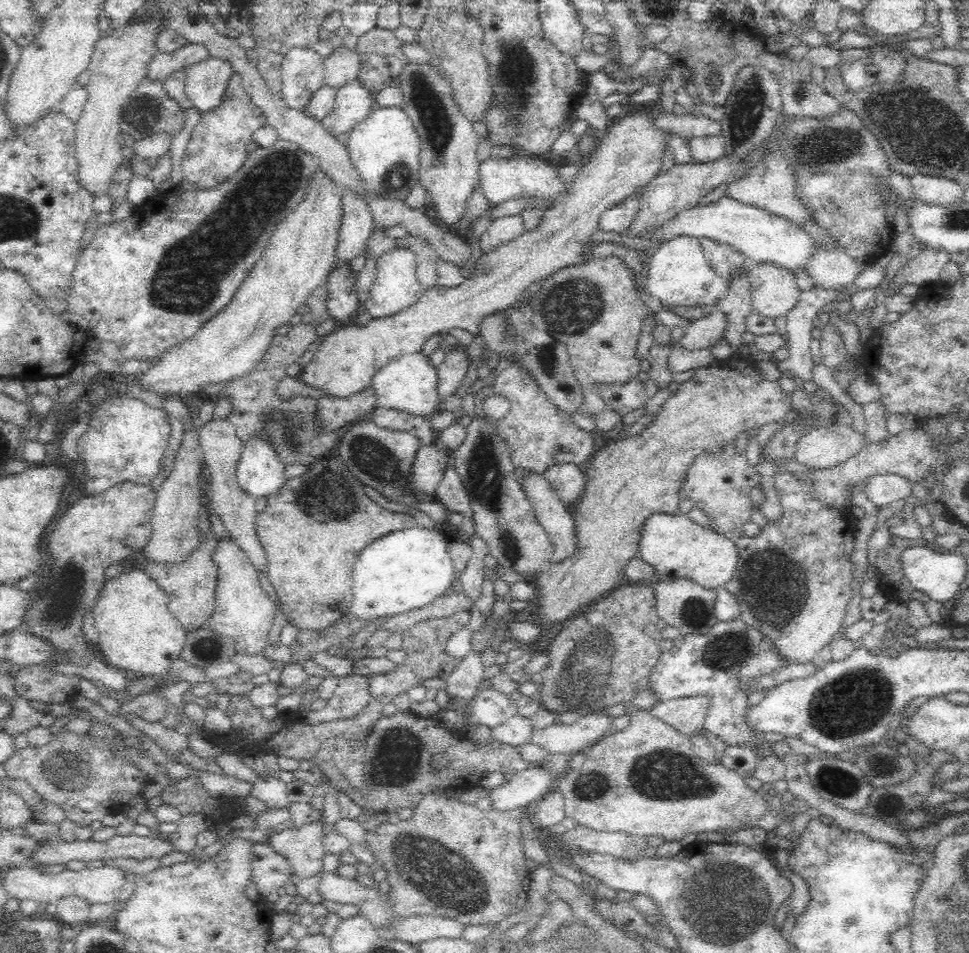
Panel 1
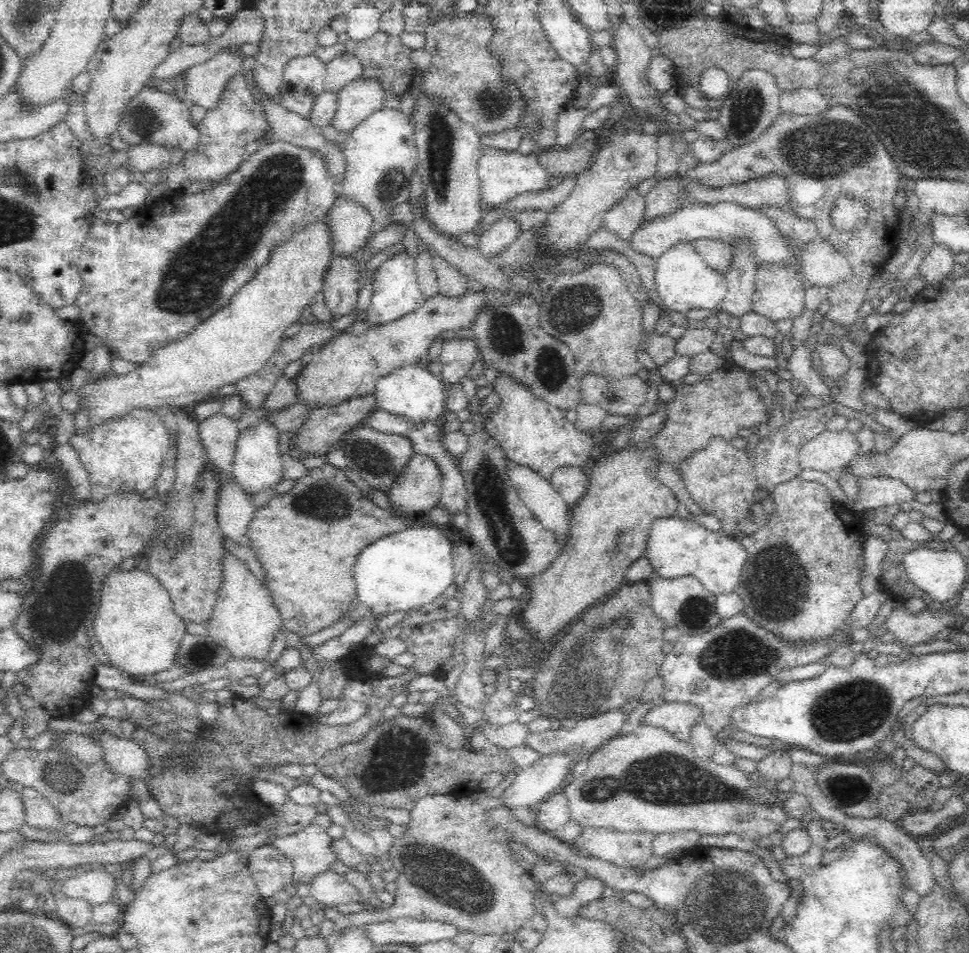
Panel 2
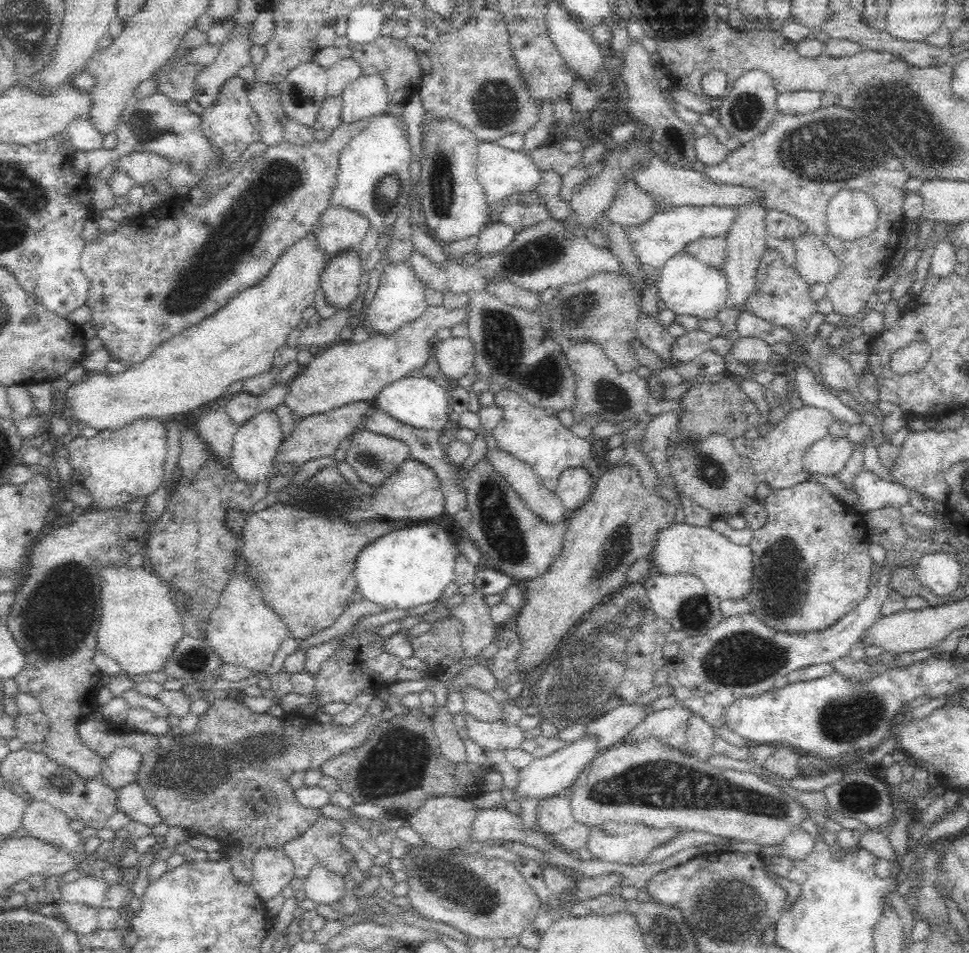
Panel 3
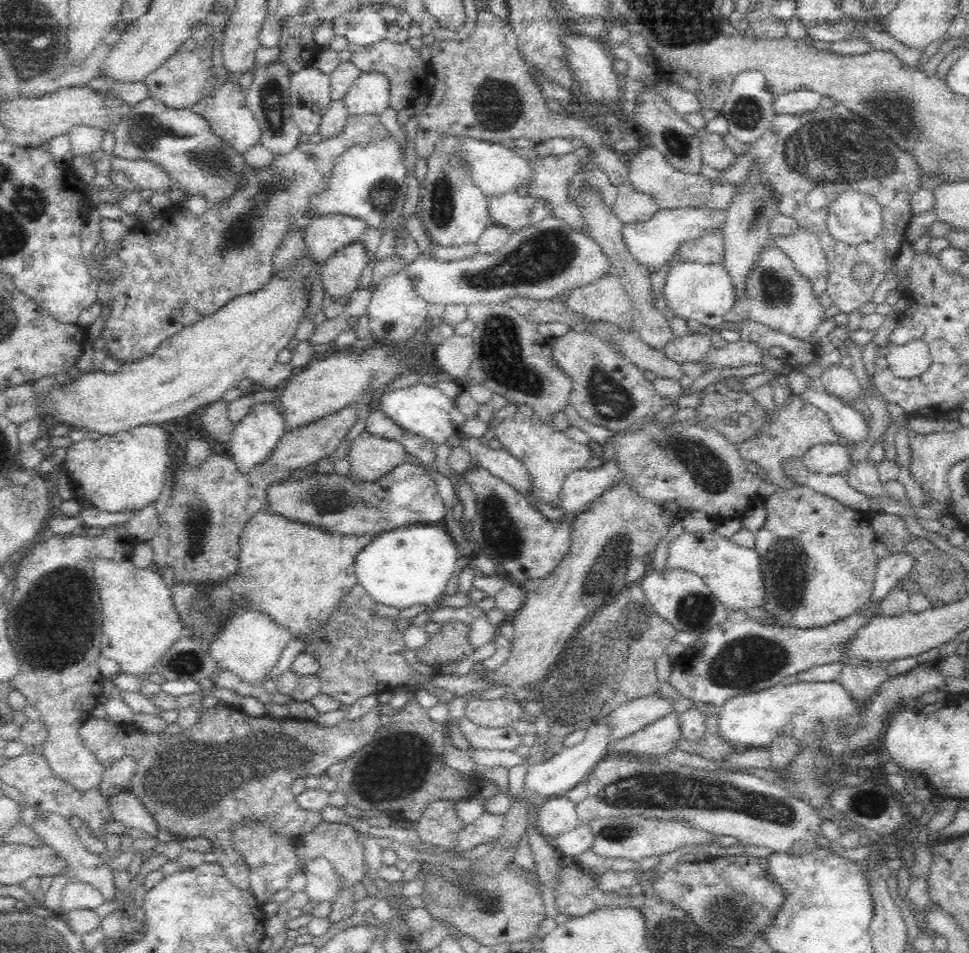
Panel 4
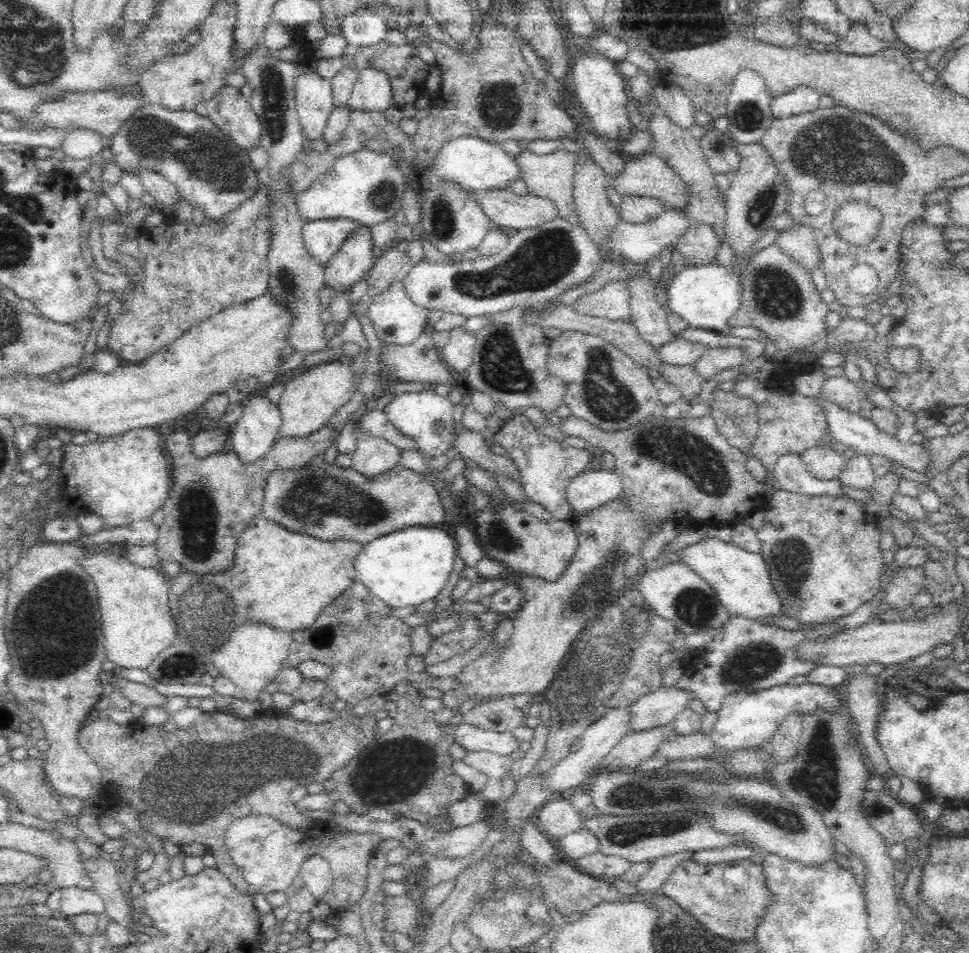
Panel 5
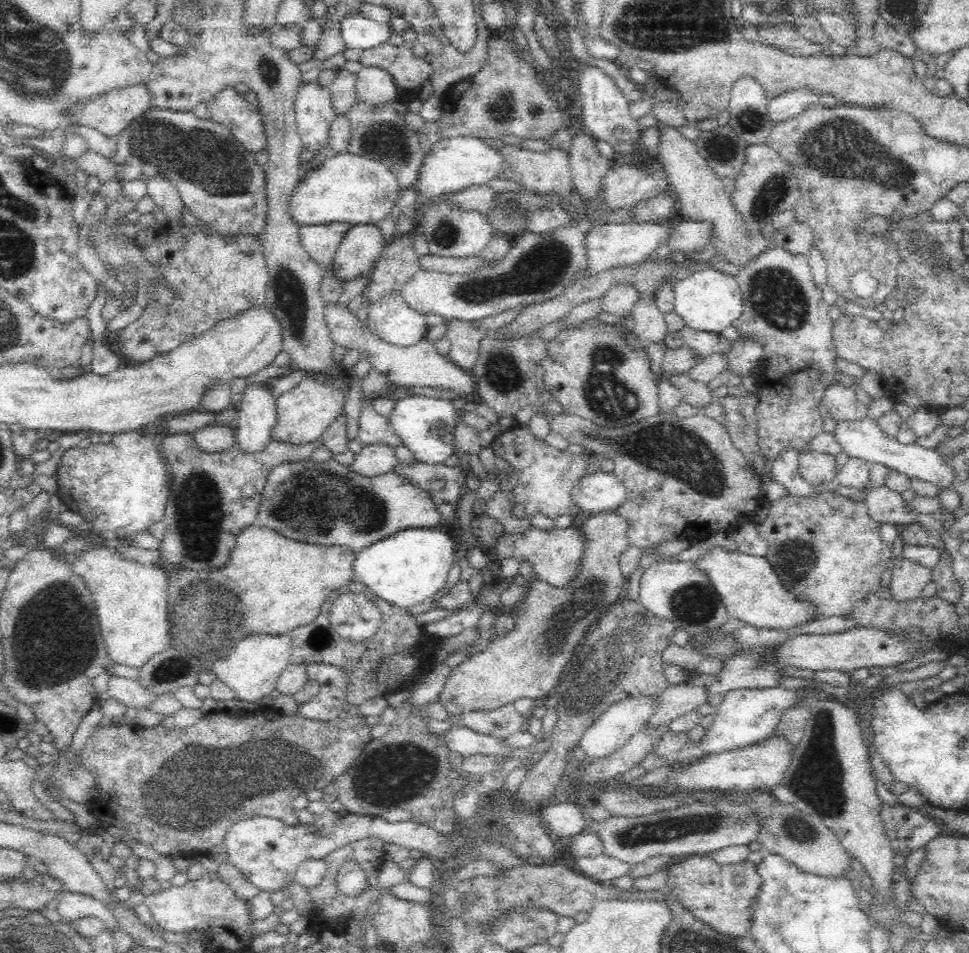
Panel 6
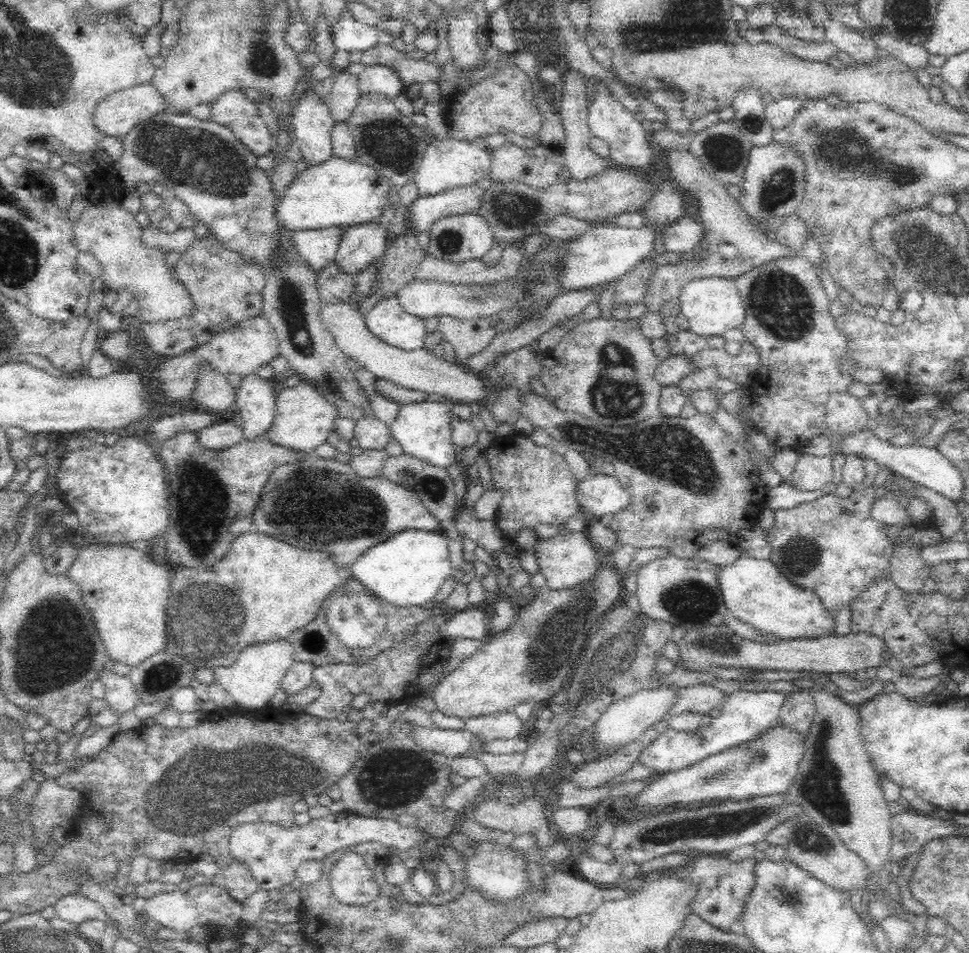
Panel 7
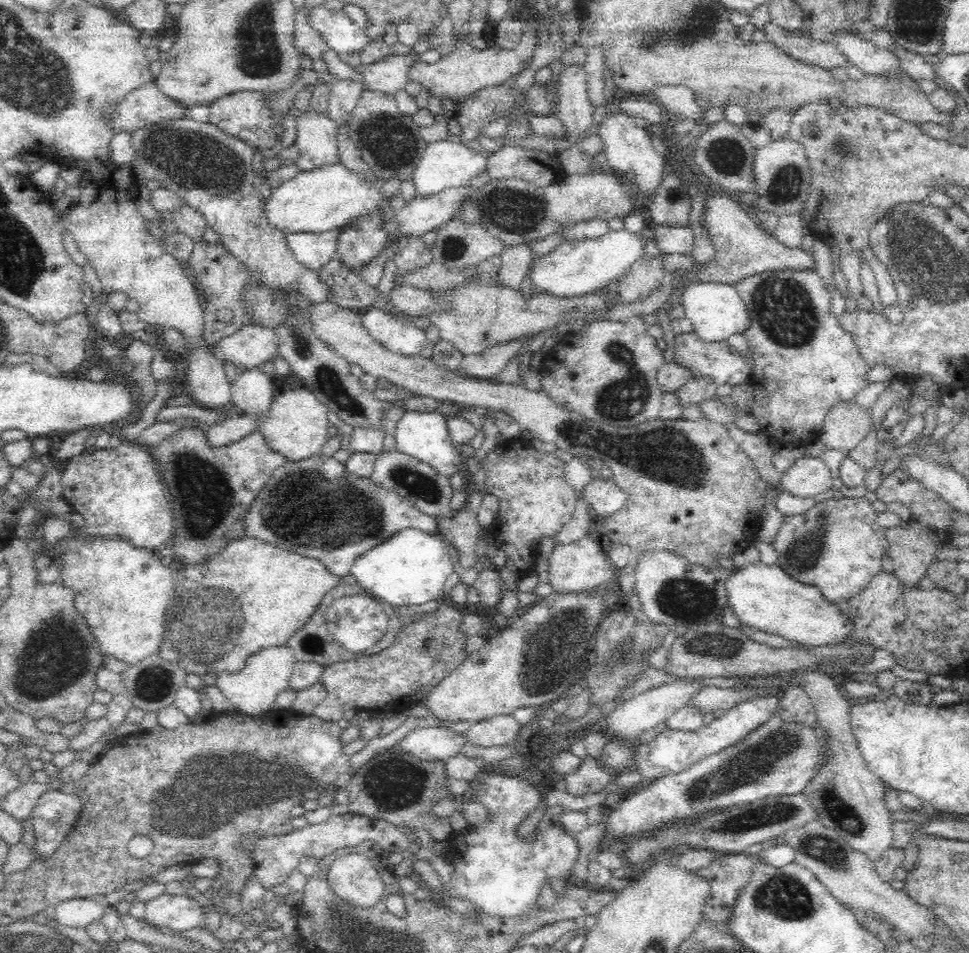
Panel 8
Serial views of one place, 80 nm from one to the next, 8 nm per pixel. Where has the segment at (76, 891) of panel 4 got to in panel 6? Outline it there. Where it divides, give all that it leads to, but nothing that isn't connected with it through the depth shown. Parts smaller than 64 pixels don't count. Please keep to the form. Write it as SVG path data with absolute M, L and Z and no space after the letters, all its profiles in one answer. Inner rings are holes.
M64 891L58 894L57 899L59 901L57 911L66 923L71 924L82 917L96 917L102 919L106 929L118 928L117 921L111 915L107 904L97 900L97 898Z

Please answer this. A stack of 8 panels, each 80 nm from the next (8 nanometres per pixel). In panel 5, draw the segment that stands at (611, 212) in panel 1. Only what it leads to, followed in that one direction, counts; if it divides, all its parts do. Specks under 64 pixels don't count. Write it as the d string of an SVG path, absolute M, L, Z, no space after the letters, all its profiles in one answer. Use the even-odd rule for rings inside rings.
M481 15L478 40L472 49L462 49L450 40L440 42L423 39L432 50L435 64L441 71L441 85L431 99L432 110L419 120L413 144L415 164L426 171L444 144L461 137L474 136L490 143L503 144L508 140L535 141L574 138L597 164L607 180L624 172L625 162L618 153L608 150L608 141L586 130L579 116L560 108L550 98L544 83L532 77L524 61L516 34L502 25L497 16ZM624 195L620 208L617 208L622 221L640 224L658 216L665 208L662 201L645 196Z

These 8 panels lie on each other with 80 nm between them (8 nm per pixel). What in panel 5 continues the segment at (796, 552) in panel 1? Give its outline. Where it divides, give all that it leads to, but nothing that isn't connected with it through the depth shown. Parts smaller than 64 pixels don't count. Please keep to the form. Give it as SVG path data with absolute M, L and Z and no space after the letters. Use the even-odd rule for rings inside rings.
M782 489L776 490L767 500L764 524L757 529L757 537L761 542L759 553L766 563L784 617L794 618L802 626L828 624L848 616L864 602L874 598L878 592L884 552L880 549L880 532L876 528L875 518L866 512L864 503Z

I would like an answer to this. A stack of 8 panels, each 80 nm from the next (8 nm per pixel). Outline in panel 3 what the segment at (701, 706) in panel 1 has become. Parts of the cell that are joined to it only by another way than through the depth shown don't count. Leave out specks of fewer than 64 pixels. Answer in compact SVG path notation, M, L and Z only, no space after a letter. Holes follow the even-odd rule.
M682 705L652 711L641 720L626 739L641 739L652 734L679 749L685 748L686 724L692 716L692 711Z

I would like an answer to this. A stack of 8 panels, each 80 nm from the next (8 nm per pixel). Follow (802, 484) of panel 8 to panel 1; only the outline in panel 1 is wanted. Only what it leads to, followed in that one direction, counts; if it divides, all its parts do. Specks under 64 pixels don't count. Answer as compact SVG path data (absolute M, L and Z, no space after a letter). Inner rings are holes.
M844 424L812 428L795 444L794 458L808 468L834 468L867 444L866 435Z

